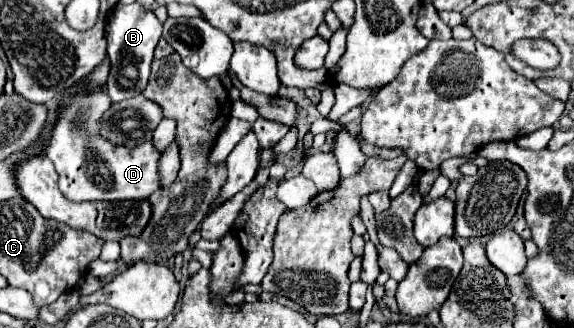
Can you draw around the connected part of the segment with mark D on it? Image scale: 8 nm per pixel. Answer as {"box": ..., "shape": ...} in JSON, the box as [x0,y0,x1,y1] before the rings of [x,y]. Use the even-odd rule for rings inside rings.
{"box":[48,78,162,200],"shape":[[[88,78],[68,88],[68,92],[56,100],[56,122],[52,126],[48,158],[60,174],[60,192],[68,200],[148,200],[152,192],[162,186],[158,174],[158,160],[162,154],[152,142],[128,148],[98,136],[102,114],[110,106],[112,100],[108,100],[104,88],[90,88]]]}

